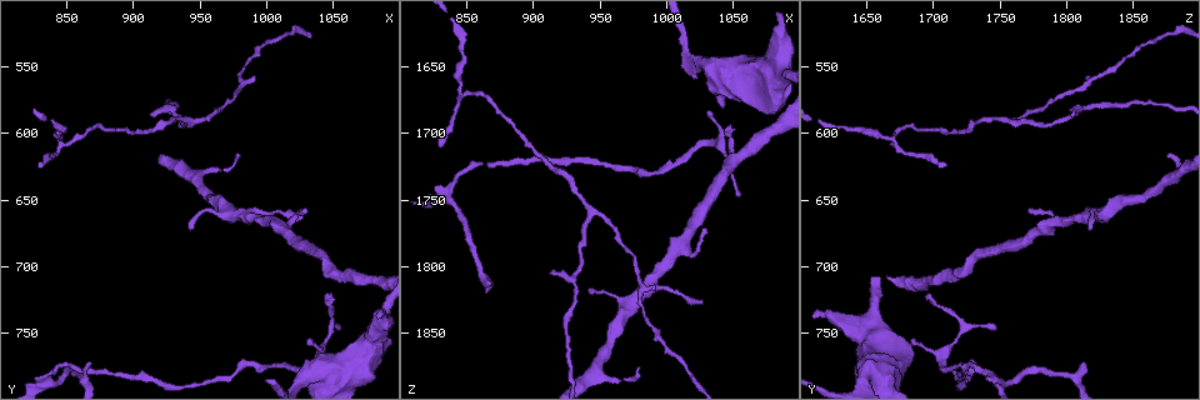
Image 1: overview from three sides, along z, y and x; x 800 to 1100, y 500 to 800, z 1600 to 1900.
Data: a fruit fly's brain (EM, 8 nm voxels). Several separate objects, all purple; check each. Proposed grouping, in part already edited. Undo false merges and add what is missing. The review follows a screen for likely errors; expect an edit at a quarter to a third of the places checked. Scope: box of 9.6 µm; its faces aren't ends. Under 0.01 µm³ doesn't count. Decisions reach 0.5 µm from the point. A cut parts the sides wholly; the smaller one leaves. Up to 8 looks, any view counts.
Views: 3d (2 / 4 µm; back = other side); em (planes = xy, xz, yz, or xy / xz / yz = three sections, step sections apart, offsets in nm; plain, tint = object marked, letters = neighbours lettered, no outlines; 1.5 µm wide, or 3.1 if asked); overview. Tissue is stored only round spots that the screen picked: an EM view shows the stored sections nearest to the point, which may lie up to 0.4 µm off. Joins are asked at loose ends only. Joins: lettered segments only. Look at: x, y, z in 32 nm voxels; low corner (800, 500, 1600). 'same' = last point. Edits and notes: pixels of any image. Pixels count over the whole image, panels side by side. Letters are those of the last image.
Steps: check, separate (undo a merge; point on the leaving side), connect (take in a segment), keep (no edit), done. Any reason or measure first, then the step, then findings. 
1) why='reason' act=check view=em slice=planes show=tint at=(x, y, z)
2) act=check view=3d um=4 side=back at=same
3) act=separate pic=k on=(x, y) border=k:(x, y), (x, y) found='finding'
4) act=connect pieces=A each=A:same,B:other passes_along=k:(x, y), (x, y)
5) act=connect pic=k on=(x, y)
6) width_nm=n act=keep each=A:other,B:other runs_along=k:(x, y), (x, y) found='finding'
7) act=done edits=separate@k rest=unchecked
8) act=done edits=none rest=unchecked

why='free end' act=check view=3d um=4 at=(1056, 746, 1748)

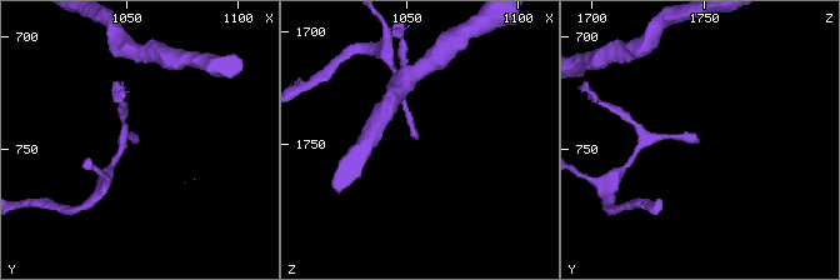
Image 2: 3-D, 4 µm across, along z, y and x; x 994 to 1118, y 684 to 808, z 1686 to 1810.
act=check view=em slice=xz step=4 show=letters at=(1055, 746, 1747)

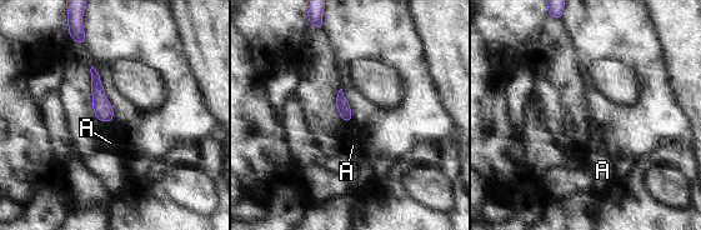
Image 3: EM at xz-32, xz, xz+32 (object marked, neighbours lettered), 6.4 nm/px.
act=check view=em slice=planes show=letters at=same

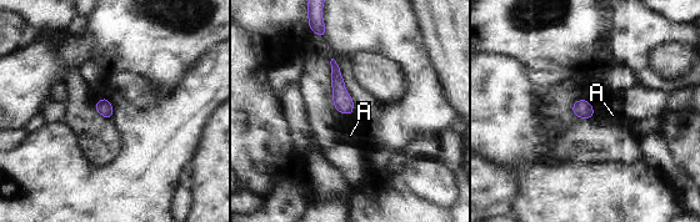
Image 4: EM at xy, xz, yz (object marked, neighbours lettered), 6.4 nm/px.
act=keep each=A:other border=4:(595, 112), (590, 119) found='no lettered segment goes on from it'

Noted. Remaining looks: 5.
why='tapers out' act=check view=3d um=4 at=(1026, 660, 1772)

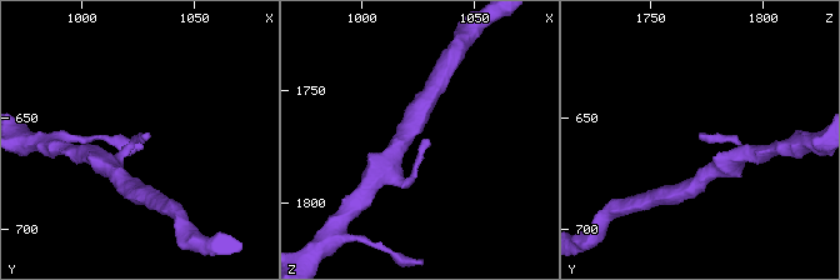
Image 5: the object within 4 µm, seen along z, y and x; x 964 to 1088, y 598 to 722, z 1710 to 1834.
why='now the EM' act=check view=em slice=planes show=letters at=(1027, 660, 1772)

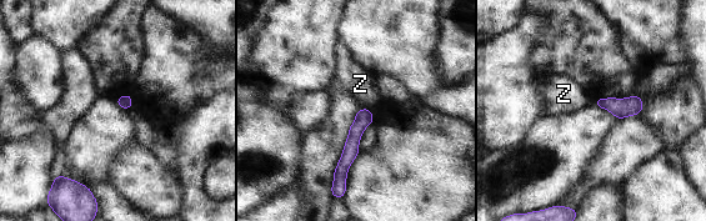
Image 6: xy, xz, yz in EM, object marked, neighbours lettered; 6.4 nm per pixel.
width_nm=80 act=keep each=Z:other border=6:(365, 108), (369, 109) found='none of them fits'

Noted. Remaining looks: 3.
why='an open end' act=check view=em slice=yz step=4 show=letters at=(1034, 754, 1684)

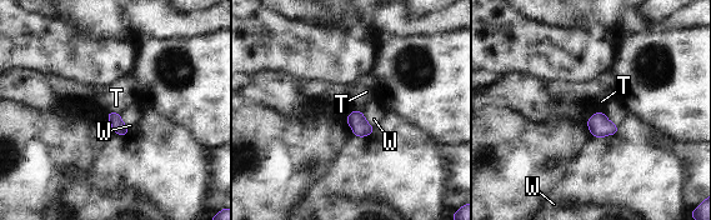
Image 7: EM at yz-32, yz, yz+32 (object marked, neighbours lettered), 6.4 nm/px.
why='cut it another way' act=check view=em slice=planes show=letters at=same

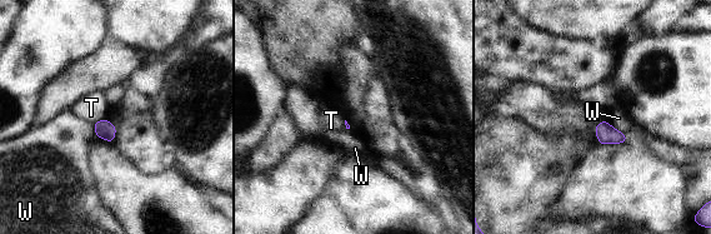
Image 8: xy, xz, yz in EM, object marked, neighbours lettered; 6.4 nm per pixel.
act=keep each=T:other,W:other border=8:(103, 118), (93, 124) found='no lettered segment goes on from it'

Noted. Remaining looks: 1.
act=done edits=none rest=unchecked

